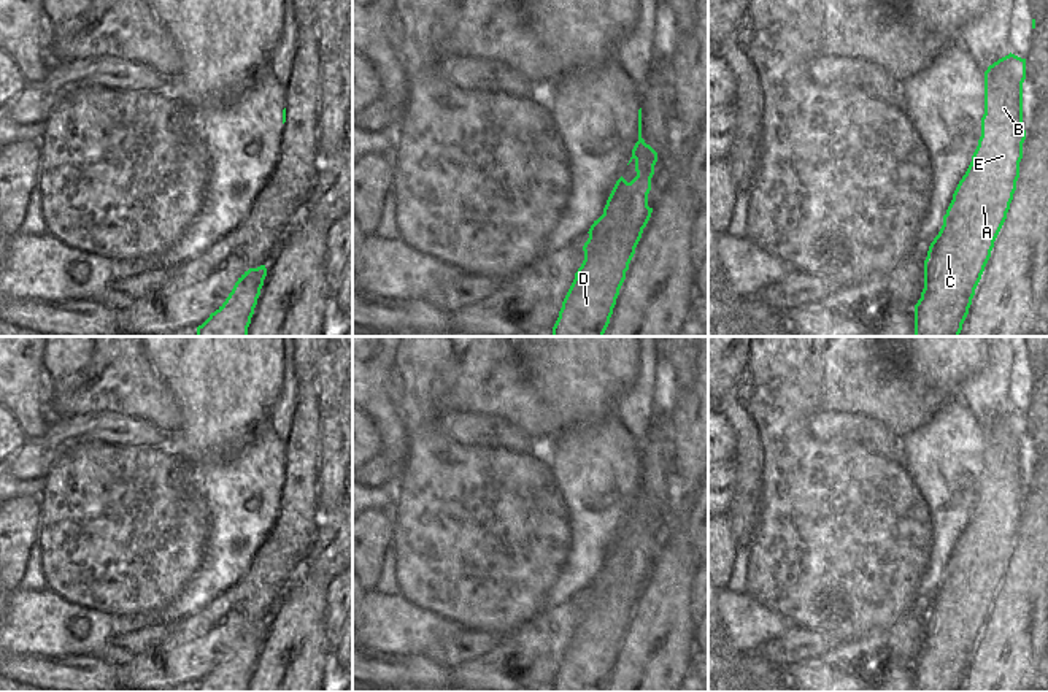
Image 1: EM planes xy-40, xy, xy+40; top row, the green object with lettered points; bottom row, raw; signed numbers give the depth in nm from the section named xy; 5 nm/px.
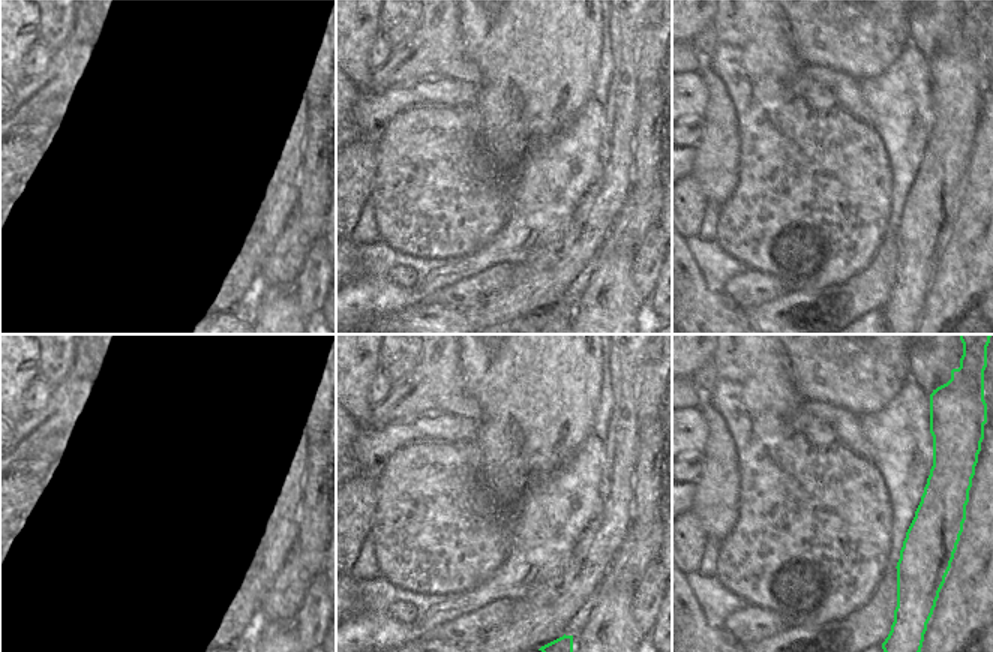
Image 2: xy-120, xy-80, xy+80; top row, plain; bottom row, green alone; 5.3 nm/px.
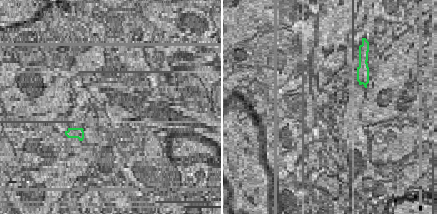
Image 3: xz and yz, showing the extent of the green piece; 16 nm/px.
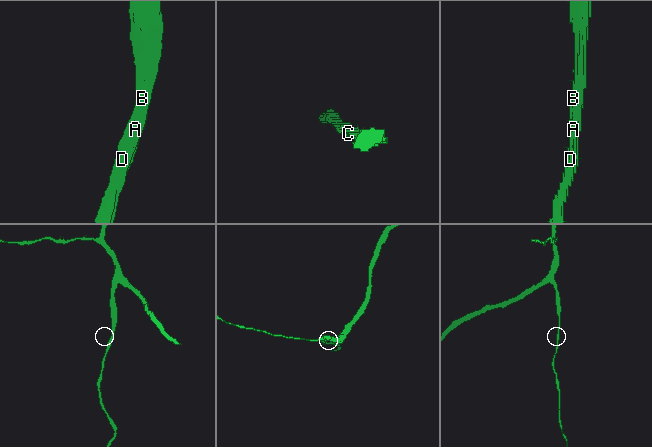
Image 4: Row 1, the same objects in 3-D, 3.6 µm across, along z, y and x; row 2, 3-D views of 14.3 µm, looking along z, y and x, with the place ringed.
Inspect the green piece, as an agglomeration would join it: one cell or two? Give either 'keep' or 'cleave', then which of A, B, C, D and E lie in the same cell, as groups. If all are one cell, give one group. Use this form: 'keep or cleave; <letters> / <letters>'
keep; A B C D E

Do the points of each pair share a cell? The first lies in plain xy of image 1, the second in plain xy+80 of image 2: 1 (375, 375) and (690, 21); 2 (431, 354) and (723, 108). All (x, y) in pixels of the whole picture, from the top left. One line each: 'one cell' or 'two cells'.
1: one cell
2: two cells

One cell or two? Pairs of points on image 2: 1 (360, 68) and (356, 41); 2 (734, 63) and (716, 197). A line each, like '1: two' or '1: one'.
1: one
2: two

